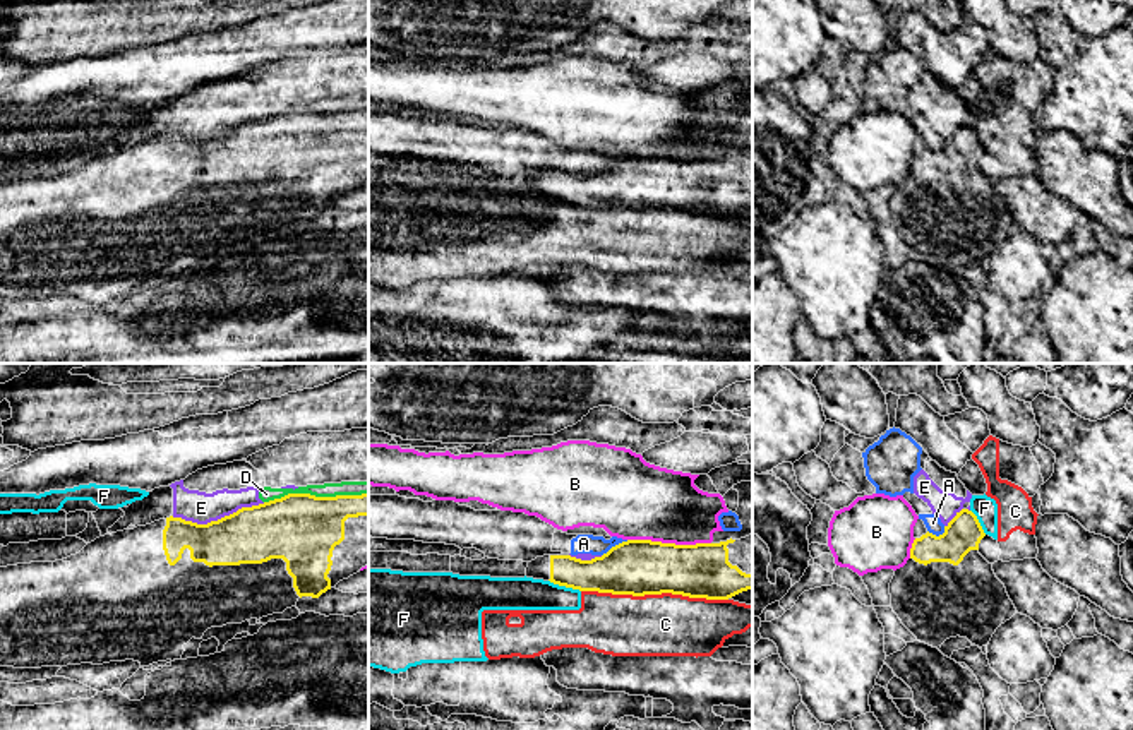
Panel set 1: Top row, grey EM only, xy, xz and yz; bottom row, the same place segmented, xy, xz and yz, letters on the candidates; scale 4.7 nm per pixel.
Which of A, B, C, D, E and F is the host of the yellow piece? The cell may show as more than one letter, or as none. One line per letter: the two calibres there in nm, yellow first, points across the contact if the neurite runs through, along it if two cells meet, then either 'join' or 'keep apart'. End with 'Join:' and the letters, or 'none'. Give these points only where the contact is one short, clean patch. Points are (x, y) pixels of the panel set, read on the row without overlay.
A: 260 nm thick on the yellow side, 100 nm on the other; keep apart
B: 260 nm thick on the yellow side, 360 nm on the other; keep apart
C: 260 nm thick on the yellow side, 300 nm on the other; keep apart
D: 340 nm thick on the yellow side, 70 nm on the other; keep apart
E: 280 nm thick on the yellow side, 150 nm on the other; keep apart
F: 200 nm thick on the yellow side, 160 nm on the other; border along xz (549, 196), (580, 208); keep apart
Join: none

